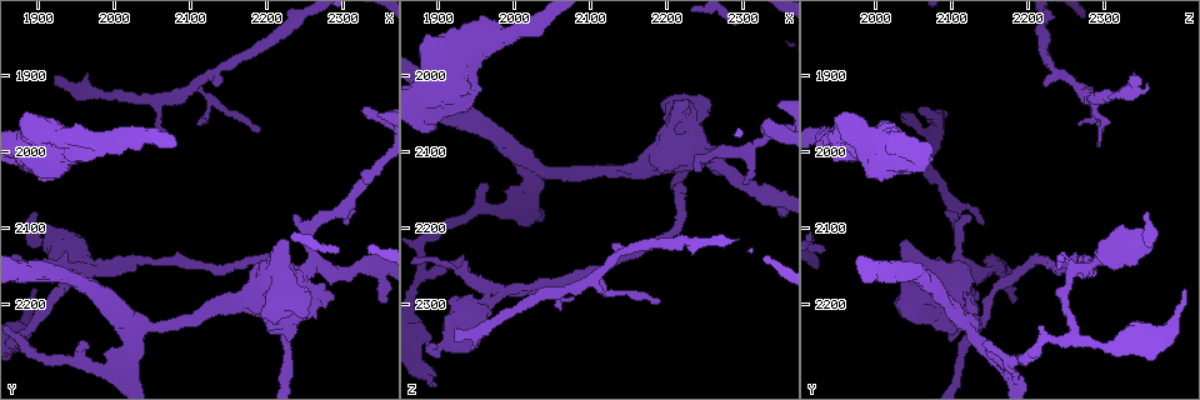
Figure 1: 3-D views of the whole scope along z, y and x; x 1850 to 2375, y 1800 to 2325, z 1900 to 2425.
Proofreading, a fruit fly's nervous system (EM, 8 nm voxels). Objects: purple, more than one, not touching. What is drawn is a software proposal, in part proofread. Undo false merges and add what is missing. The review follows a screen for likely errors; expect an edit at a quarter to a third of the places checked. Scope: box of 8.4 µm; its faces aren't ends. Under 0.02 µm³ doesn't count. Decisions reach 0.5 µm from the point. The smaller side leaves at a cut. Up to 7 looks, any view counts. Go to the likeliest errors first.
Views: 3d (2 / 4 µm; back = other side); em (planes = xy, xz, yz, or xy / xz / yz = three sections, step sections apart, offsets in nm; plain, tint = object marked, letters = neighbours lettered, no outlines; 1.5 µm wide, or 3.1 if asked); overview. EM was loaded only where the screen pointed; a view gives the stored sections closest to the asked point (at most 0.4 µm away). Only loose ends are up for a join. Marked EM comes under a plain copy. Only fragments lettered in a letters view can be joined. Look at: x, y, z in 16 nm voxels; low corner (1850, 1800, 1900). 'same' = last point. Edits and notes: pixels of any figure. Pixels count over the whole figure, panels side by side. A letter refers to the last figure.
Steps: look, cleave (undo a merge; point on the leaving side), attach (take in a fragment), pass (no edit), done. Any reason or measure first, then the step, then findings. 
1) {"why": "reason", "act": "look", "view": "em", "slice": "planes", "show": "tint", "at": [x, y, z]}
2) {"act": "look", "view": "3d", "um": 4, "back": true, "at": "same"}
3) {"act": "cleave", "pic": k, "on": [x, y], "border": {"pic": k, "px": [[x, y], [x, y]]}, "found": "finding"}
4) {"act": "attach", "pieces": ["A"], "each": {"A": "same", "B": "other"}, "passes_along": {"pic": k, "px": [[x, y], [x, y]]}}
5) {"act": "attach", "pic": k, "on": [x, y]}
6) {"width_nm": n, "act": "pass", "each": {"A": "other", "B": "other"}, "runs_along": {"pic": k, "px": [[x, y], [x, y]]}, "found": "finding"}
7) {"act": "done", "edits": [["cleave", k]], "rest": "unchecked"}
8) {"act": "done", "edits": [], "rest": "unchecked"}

{"why": "thick end", "act": "look", "view": "3d", "um": 4, "at": [1900, 1995, 2065]}

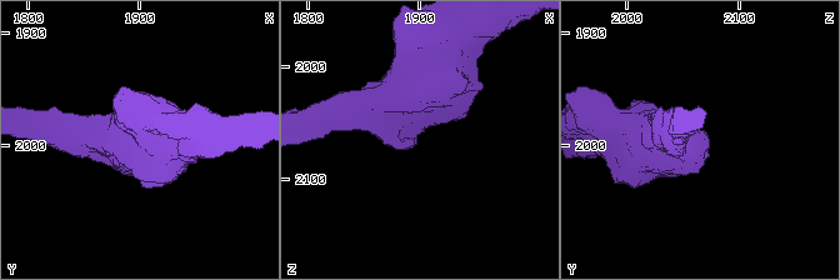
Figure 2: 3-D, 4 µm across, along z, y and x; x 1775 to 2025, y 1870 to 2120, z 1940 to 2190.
{"why": "shape alone is not enough", "act": "look", "view": "em", "slice": "xz", "step": 4, "show": "tint", "at": [1898, 1992, 2062]}

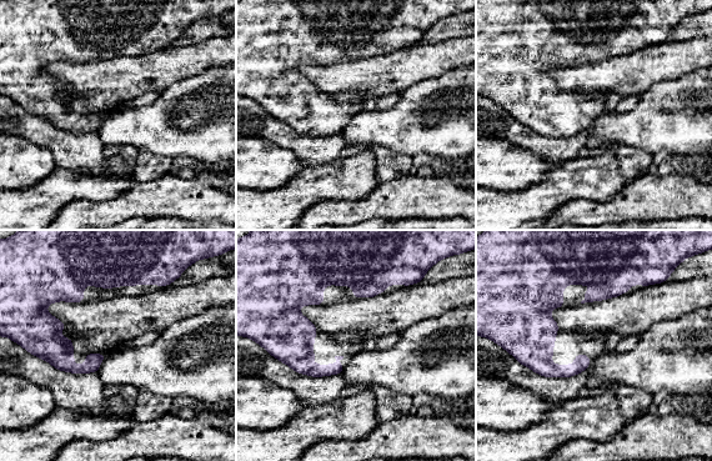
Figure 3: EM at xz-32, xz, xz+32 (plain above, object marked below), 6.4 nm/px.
{"act": "look", "view": "em", "slice": "planes", "show": "letters", "at": "same"}

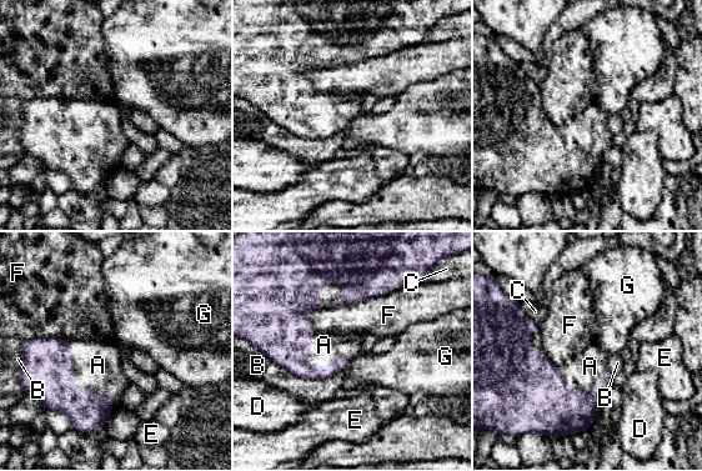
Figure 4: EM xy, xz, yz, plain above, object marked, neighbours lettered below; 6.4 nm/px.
{"act": "attach", "pieces": ["A"], "each": {"A": "same", "B": "other", "C": "other", "D": "other", "E": "other", "F": "other", "G": "other"}, "passes_along": {"pic": 4, "px": [[49, 376], [85, 390], [98, 365]]}, "found": "the cell continues"}

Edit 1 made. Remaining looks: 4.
{"why": "redraw", "act": "look", "view": "overview"}

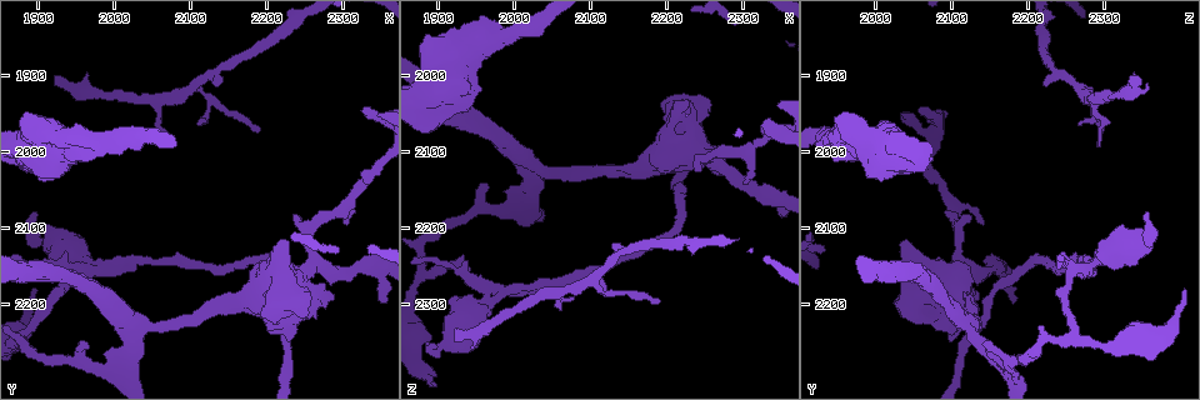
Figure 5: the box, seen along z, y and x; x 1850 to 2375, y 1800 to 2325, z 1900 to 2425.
{"why": "arms part here", "act": "look", "view": "3d", "um": 4, "at": [1985, 2150, 2280]}

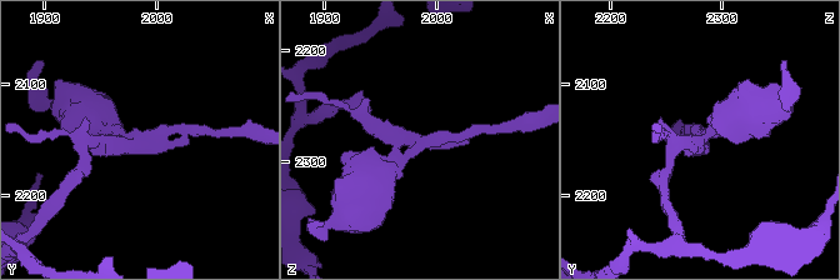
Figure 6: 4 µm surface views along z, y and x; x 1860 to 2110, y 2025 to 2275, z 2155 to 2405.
{"act": "look", "view": "em", "slice": "planes", "show": "letters", "at": [1986, 2146, 2282]}

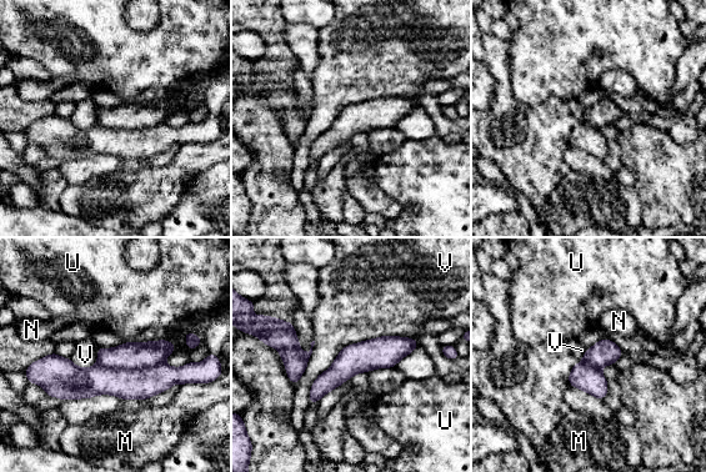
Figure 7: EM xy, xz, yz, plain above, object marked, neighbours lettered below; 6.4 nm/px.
{"act": "cleave", "pic": 7, "on": [130, 356], "each": {"M": "other", "N": "other", "U": "other", "V": "other"}, "border": {"pic": 7, "px": [[163, 361], [141, 368], [96, 363]]}, "found": "two cells meet here"}

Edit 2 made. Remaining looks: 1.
{"act": "done", "edits": [["attach", 4], ["cleave", 7]], "rest": "unchecked"}

